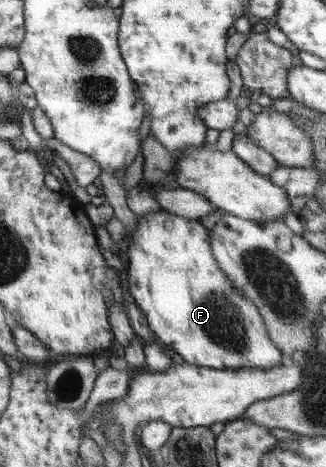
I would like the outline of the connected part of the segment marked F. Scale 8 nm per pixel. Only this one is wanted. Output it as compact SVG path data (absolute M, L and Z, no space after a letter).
M154 211L140 215L137 220L136 228L131 234L132 245L128 248L128 266L126 266L125 276L128 278L128 292L134 298L137 307L144 312L150 330L156 334L157 338L166 344L166 347L173 349L182 356L188 364L195 364L197 367L215 368L215 369L241 369L241 368L256 368L256 369L271 369L276 366L283 365L283 352L270 338L266 325L263 321L263 315L259 312L255 301L251 301L243 295L240 289L234 288L229 281L228 275L219 267L219 262L216 261L215 254L211 250L211 233L202 222L198 219L189 219L180 215L172 214L166 211Z

